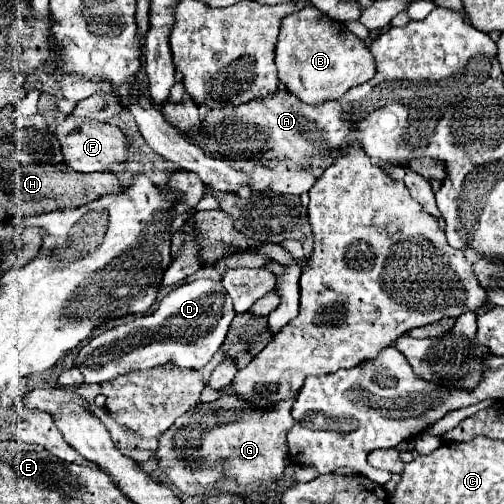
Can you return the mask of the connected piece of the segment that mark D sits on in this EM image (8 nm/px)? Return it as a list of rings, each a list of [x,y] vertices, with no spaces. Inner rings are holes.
[[[193,280],[171,290],[159,302],[155,312],[131,318],[125,324],[109,328],[91,338],[89,344],[79,350],[75,366],[85,376],[87,384],[103,384],[119,374],[157,368],[163,364],[199,370],[221,348],[233,316],[235,310],[231,306],[231,298],[223,294],[221,282]]]

